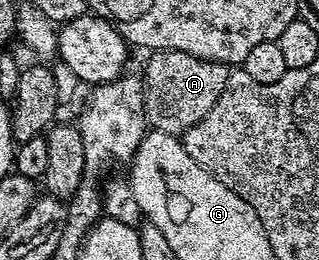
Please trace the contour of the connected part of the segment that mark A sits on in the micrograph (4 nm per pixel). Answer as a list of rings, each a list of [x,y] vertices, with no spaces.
[[[183,52],[149,53],[150,61],[144,71],[144,110],[146,123],[155,132],[181,137],[192,126],[199,124],[216,106],[216,98],[224,94],[226,79],[231,69],[204,58],[189,56]]]

